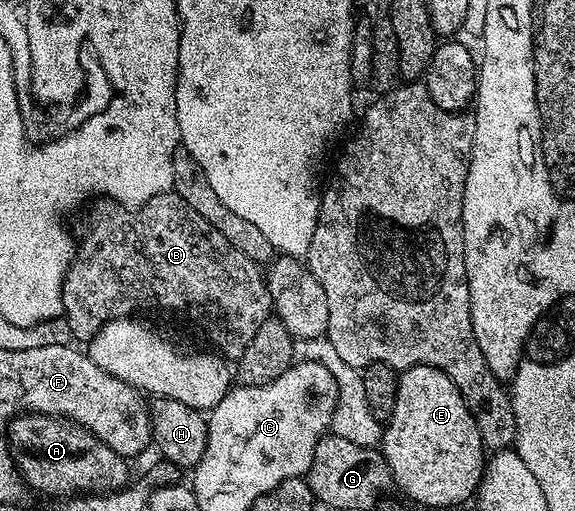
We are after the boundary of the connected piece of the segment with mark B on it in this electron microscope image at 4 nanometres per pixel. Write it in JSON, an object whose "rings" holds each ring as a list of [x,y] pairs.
{"rings":[[[173,192],[153,196],[143,206],[126,208],[118,202],[99,200],[91,210],[91,227],[78,243],[75,257],[63,281],[63,313],[72,339],[90,340],[97,331],[114,318],[134,315],[135,310],[151,310],[160,306],[163,310],[180,310],[188,314],[203,329],[203,334],[212,342],[214,349],[224,359],[238,360],[245,348],[253,341],[257,328],[272,317],[271,294],[260,267],[249,256],[237,252],[205,220],[197,216],[181,196]]]}

